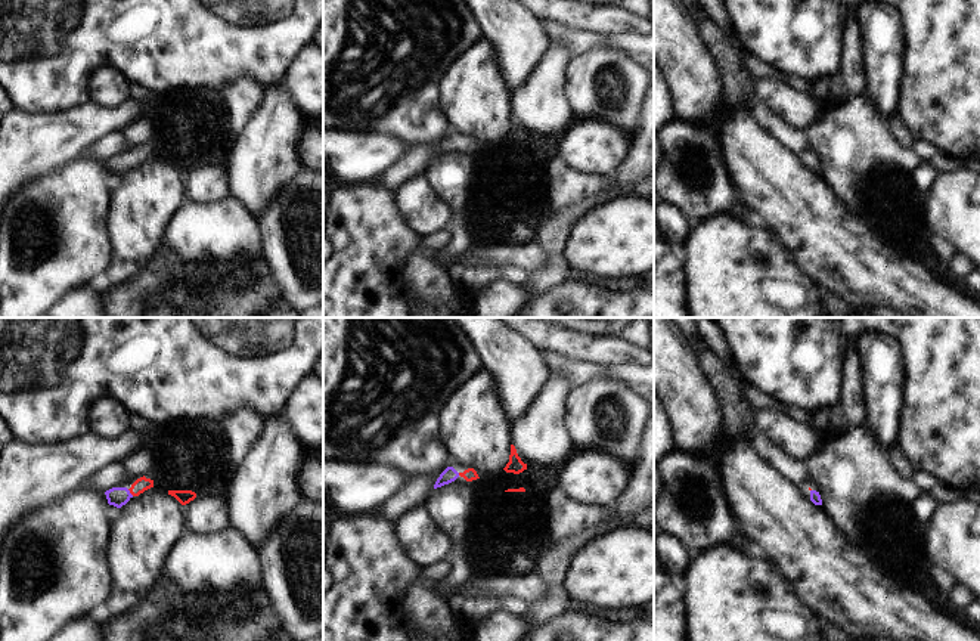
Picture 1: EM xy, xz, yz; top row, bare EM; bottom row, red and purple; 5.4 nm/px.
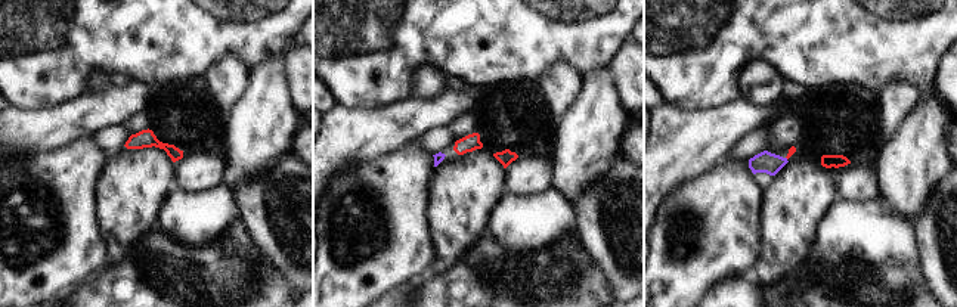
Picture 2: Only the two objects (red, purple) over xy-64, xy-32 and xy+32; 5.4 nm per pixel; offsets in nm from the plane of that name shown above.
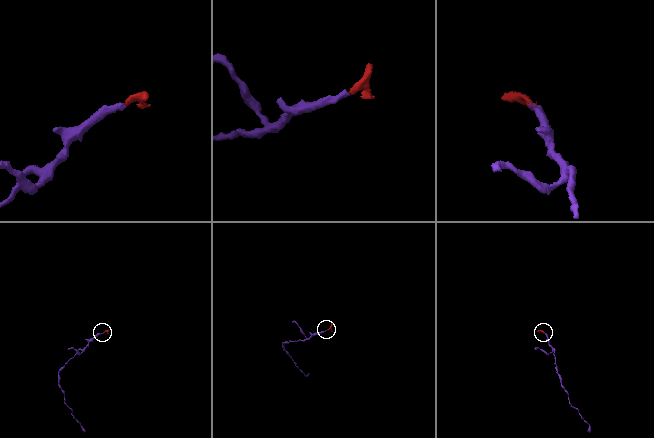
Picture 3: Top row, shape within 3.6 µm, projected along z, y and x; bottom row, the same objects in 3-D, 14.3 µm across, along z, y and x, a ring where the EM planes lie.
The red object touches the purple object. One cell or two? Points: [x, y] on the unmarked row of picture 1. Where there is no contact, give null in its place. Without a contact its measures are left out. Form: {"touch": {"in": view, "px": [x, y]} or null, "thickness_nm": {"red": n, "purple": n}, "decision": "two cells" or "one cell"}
{"touch": {"in": "xy", "px": [130, 161]}, "thickness_nm": {"red": 80, "purple": 110}, "decision": "one cell"}

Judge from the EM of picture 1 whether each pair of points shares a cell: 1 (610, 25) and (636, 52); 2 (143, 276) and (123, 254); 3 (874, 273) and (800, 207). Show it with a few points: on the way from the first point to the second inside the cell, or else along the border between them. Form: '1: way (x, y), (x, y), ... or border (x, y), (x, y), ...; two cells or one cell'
1: border (638, 33), (616, 33), (611, 36); two cells
2: border (163, 245), (133, 276), (111, 285); two cells
3: way (856, 263), (818, 225); one cell

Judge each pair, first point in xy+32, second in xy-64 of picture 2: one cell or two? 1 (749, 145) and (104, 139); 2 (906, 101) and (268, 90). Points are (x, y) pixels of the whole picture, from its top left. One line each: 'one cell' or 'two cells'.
1: one cell
2: two cells

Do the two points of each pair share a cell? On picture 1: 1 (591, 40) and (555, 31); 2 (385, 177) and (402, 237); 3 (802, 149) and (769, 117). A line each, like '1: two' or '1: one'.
1: one
2: two
3: one

